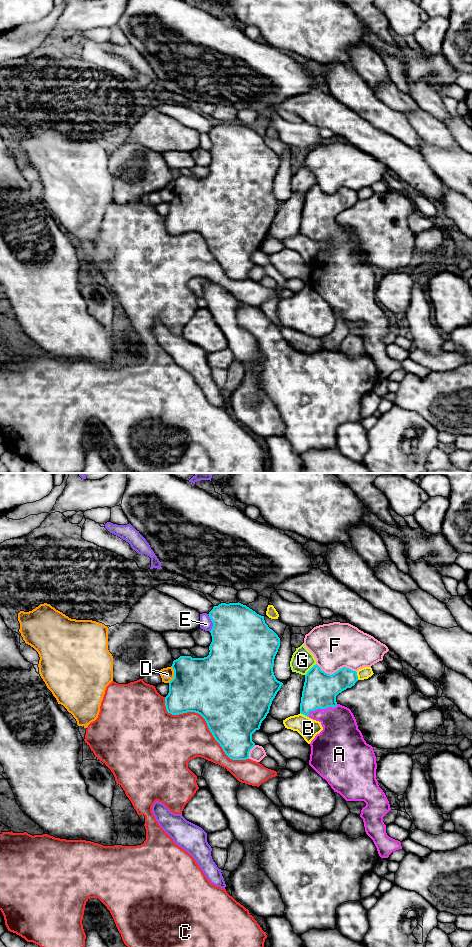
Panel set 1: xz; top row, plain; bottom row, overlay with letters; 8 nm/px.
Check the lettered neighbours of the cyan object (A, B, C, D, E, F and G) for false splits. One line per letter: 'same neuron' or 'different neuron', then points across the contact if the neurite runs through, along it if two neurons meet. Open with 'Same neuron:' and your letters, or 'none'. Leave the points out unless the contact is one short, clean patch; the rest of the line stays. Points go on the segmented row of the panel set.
Same neuron: A
A: same neuron
B: different neuron
C: different neuron
D: different neuron
E: different neuron
F: different neuron
G: different neuron

